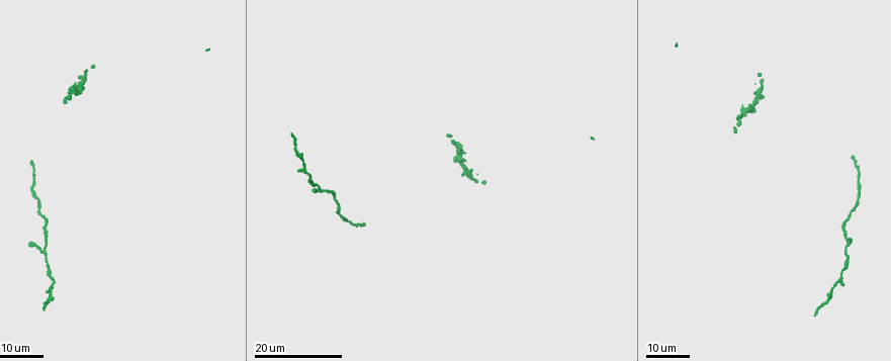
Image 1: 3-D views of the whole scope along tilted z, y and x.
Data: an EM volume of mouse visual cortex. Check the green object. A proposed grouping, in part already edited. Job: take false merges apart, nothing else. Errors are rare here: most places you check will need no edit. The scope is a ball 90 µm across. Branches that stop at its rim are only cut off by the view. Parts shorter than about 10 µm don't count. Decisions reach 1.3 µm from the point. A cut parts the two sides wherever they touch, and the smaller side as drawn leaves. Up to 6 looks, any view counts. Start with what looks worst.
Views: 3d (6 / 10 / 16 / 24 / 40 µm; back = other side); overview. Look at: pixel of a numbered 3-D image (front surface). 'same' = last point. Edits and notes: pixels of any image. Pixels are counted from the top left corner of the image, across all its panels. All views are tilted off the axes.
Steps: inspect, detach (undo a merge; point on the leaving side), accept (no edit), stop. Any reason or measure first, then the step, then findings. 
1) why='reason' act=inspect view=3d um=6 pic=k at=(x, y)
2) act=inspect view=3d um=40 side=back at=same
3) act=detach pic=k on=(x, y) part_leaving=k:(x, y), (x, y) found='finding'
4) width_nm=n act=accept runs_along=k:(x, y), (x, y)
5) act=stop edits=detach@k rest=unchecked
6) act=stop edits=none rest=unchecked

why='sudden change in width' act=inspect view=3d um=16 pic=1 at=(309, 179)

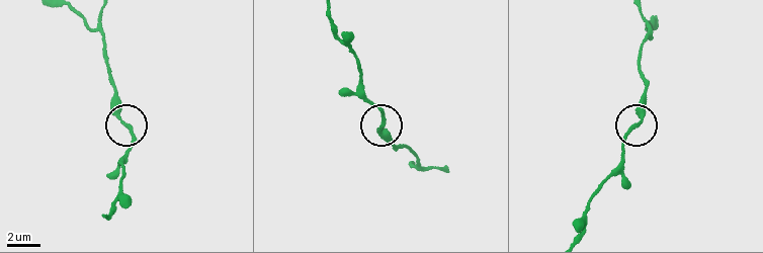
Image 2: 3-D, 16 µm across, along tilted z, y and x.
why='zoom in' act=inspect view=3d um=10 pic=2 at=(124, 122)

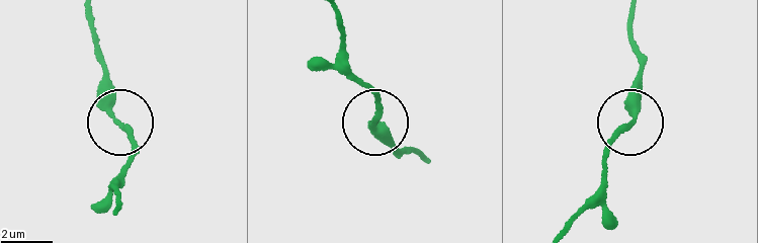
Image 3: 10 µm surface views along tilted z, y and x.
act=accept runs_along=3:(632, 16), (641, 108), (632, 128), (609, 147), (604, 163) found='one cell here'

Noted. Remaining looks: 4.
why='sudden change in width' act=inspect view=3d um=16 pic=1 at=(304, 164)

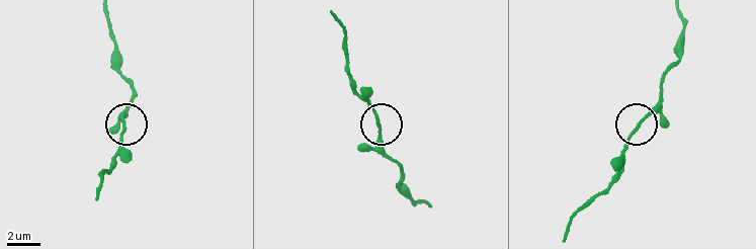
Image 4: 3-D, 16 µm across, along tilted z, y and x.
why='closer look' act=inspect view=3d um=6 pic=4 at=(378, 130)

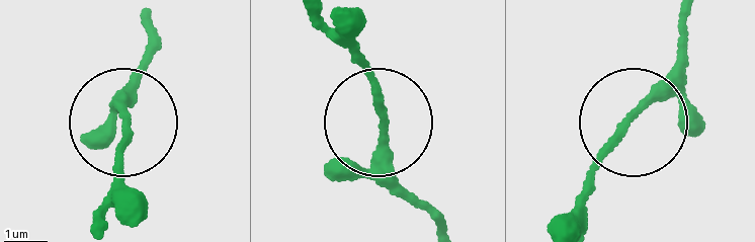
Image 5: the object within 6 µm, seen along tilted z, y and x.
width_nm=150 act=accept found='one cell here'

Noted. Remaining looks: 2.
why='a narrow waist' act=inspect view=3d um=24 pic=1 at=(847, 240)

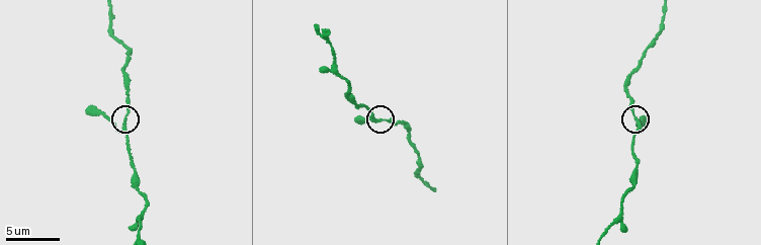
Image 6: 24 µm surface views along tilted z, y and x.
why='closer look' act=inspect view=3d um=10 pic=6 at=(383, 119)

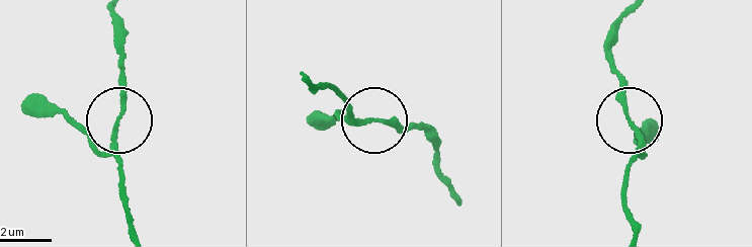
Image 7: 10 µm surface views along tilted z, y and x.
width_nm=160 act=accept found='continuous, no second cell'

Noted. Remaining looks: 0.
act=stop edits=none rest=unchecked

